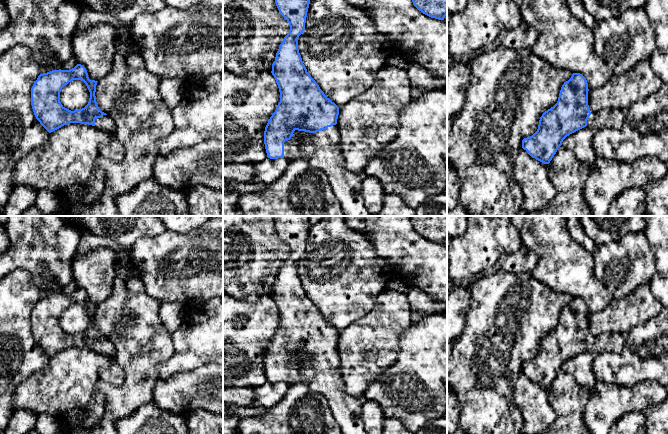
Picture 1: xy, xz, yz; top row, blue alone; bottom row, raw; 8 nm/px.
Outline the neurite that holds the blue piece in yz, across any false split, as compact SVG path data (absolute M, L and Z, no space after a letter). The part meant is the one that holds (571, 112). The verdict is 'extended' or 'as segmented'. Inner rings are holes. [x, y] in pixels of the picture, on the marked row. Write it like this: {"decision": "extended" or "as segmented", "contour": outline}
{"decision": "extended", "contour": "M573 73L561 87L557 103L545 111L539 120L537 131L522 140L522 148L536 160L549 164L563 140L570 134L589 126L592 129L620 129L625 121L622 109L610 109L603 115L592 115L588 105L588 83L580 73Z"}

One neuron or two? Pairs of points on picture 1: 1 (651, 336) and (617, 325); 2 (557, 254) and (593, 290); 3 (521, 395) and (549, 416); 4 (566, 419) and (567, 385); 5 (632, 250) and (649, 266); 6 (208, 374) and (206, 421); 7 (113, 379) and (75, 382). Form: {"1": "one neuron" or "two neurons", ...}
{"1": "two neurons", "2": "one neuron", "3": "one neuron", "4": "one neuron", "5": "one neuron", "6": "two neurons", "7": "two neurons"}

